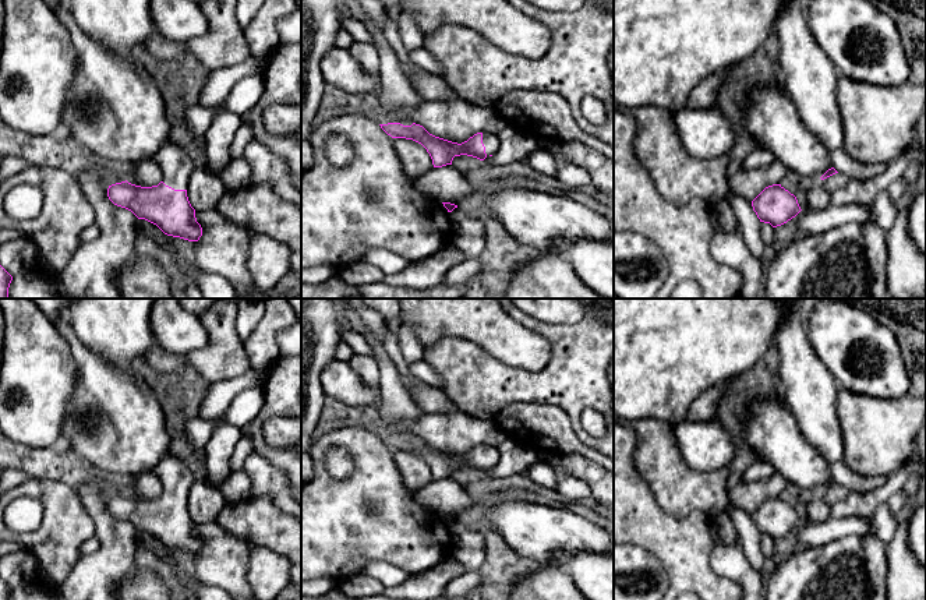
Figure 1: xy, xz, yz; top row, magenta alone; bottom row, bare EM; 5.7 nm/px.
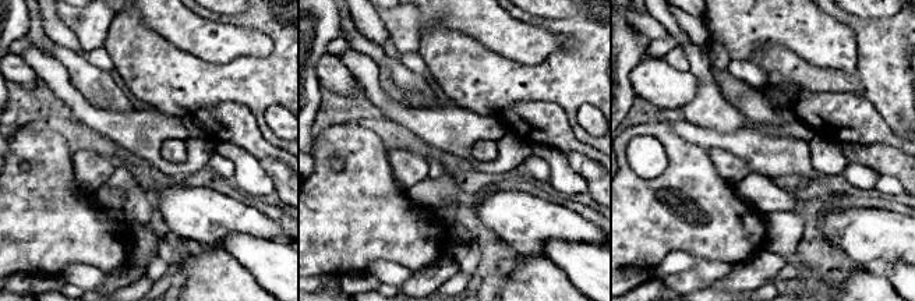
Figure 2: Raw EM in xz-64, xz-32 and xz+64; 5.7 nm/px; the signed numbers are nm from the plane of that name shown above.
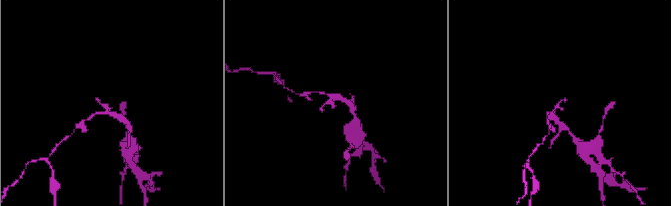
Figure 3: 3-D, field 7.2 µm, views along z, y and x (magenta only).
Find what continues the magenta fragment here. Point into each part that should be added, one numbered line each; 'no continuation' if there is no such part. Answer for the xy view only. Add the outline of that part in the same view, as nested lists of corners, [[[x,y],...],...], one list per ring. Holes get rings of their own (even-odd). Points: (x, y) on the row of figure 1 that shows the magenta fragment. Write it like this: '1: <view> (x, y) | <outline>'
1: xy (176, 165) | [[[166,142],[152,159],[162,169],[162,181],[174,190],[187,190],[194,163],[179,145]]]

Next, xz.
1: xz (491, 141) | [[[483,133],[483,144],[487,156],[494,155],[499,149],[499,138],[496,134]]]

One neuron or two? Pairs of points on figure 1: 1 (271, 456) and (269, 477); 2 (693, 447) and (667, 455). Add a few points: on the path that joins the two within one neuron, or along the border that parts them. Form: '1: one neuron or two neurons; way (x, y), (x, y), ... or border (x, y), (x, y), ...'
1: two neurons; border (254, 451), (278, 466), (286, 476)
2: two neurons; border (674, 426), (682, 459), (692, 469), (704, 472)

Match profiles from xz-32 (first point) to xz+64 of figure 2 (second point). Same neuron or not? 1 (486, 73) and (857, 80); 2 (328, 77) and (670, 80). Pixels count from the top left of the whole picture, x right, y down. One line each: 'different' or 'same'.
1: same
2: same

